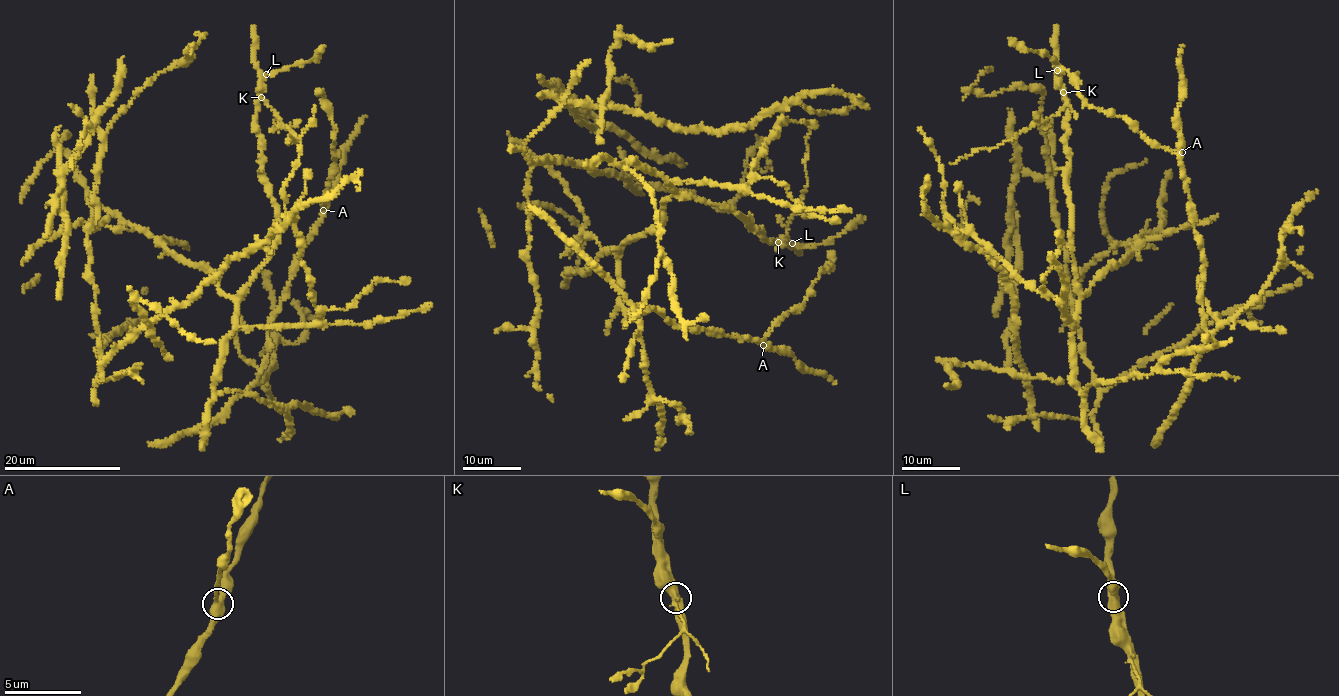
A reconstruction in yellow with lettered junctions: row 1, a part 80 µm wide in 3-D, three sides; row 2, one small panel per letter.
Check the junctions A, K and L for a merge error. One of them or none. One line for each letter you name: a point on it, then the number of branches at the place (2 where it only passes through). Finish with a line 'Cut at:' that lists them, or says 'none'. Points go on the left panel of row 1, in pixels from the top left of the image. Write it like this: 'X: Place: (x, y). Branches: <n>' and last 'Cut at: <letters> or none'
K: Place: (261, 97). Branches: 3
Cut at: K

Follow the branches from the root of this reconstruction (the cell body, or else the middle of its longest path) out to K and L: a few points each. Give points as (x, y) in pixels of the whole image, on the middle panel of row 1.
K: (747, 185), (668, 184), (721, 204), (779, 242)
L: (747, 185), (668, 184), (721, 204), (769, 242), (792, 243)

